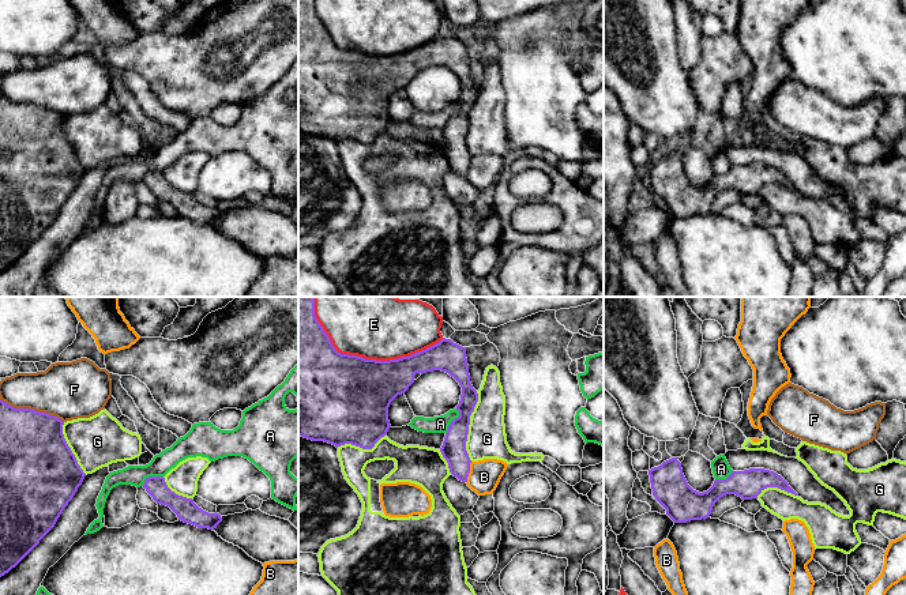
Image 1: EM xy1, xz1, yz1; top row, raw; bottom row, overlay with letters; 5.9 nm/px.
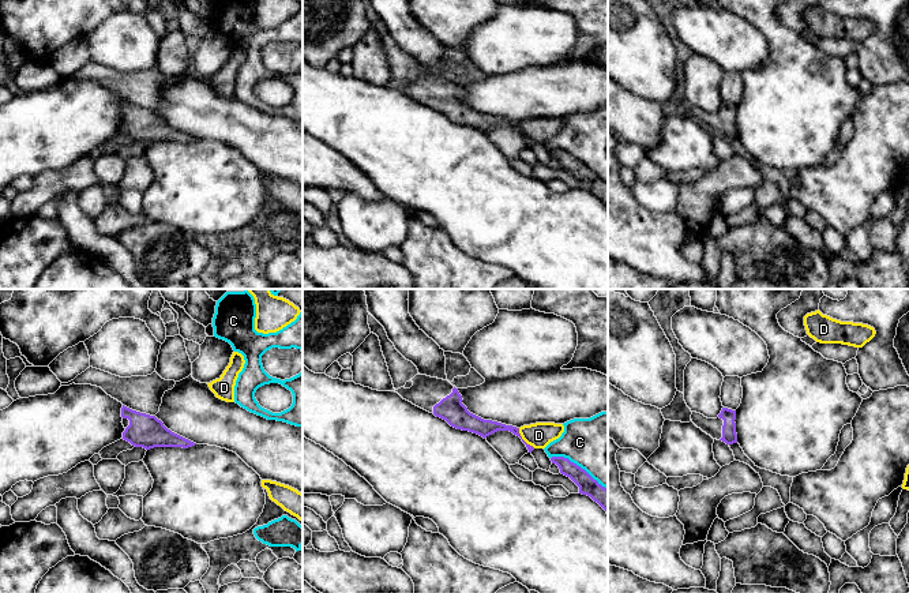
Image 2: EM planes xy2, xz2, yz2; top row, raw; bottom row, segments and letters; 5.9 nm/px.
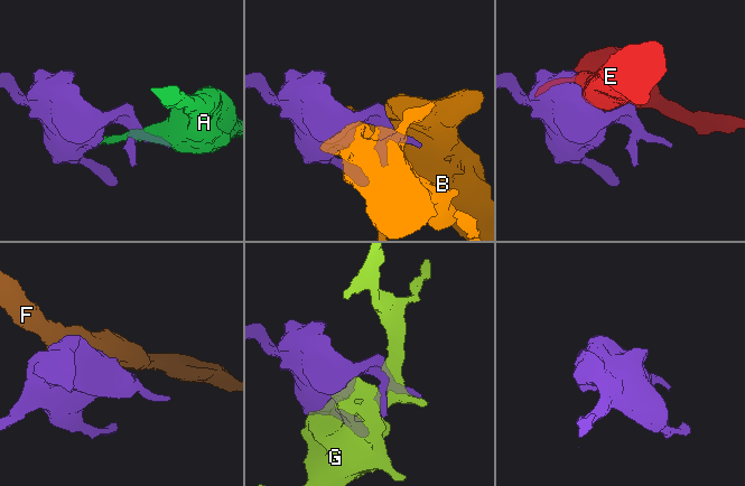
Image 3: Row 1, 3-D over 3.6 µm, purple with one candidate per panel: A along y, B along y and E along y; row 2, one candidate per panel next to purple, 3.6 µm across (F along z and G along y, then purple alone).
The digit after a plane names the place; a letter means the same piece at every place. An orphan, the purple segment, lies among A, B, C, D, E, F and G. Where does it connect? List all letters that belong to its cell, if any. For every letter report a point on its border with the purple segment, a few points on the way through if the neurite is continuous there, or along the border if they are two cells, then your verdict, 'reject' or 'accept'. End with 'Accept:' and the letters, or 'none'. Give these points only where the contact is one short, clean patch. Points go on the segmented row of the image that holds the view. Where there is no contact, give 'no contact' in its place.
A: meets purple in xz1 at (452, 421); border along xz1 (457, 409), (458, 415), (450, 424), (446, 433); reject
B: meets purple in xz1 at (469, 471); border along xz1 (472, 462), (466, 482); reject
C: meets purple in xz2 at (579, 466); reject
D: meets purple in xz2 at (522, 439); reject
E: meets purple in xz1 at (364, 358); reject
F: meets purple in xy1 at (32, 410); reject
G: meets purple in xz1 at (467, 426); reject
Accept: none

